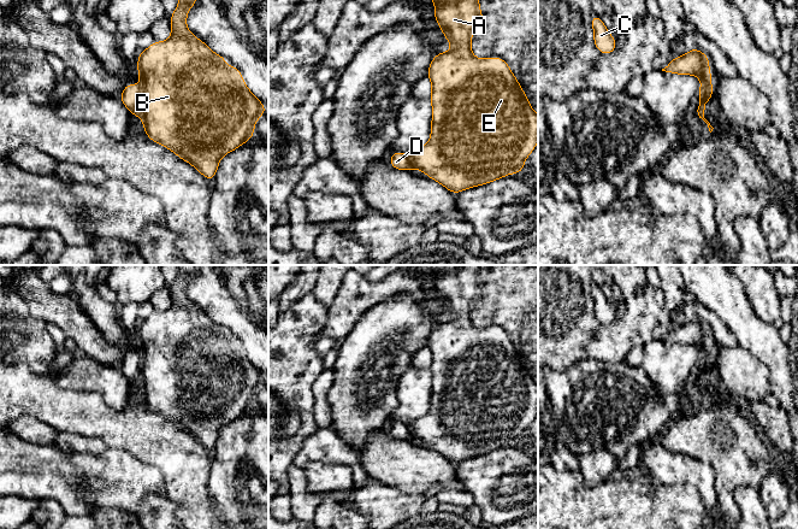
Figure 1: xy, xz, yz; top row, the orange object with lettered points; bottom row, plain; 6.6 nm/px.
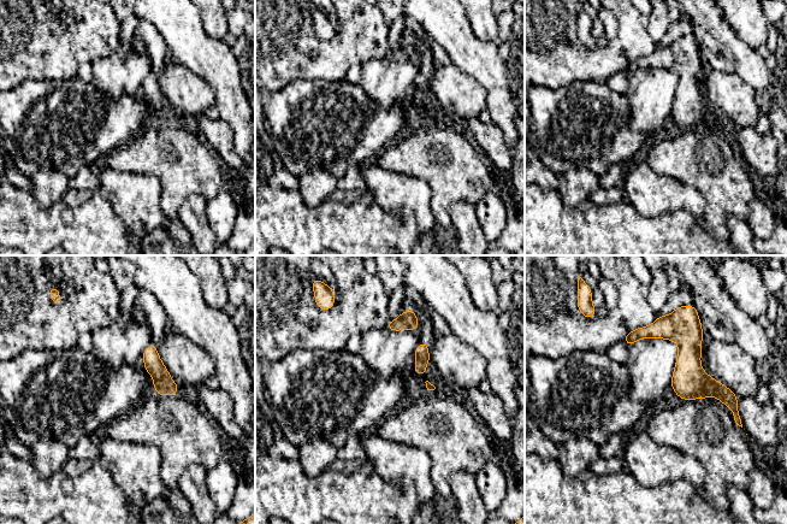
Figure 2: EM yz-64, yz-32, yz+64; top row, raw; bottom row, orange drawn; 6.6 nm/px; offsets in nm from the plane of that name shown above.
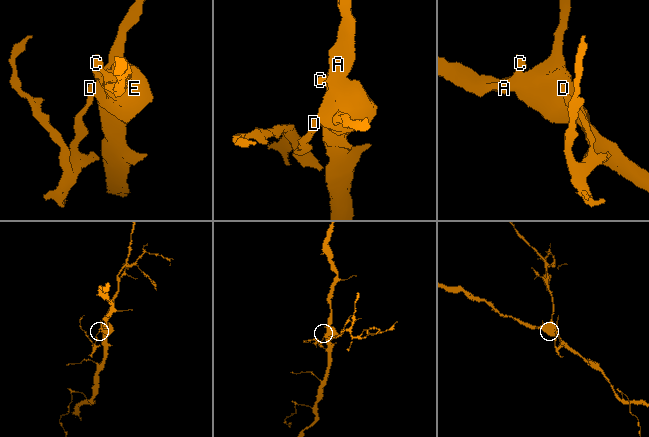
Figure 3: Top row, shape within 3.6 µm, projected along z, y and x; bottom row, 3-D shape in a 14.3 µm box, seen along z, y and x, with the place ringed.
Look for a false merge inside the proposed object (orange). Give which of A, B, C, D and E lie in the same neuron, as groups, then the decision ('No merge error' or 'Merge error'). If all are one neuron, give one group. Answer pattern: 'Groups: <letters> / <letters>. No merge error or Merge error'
Groups: A B C E / D. Merge error

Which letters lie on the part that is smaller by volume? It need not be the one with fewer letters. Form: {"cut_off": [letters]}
{"cut_off": ["D"]}

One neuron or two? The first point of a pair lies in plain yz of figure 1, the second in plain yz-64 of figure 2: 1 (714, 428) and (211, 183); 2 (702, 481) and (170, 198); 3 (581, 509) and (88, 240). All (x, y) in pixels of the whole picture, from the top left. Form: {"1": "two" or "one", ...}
{"1": "one", "2": "two", "3": "one"}

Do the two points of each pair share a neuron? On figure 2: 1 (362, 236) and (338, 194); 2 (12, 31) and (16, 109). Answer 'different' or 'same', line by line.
1: different
2: different

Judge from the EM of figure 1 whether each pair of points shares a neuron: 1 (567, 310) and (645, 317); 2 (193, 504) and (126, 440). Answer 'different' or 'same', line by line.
1: same
2: same

